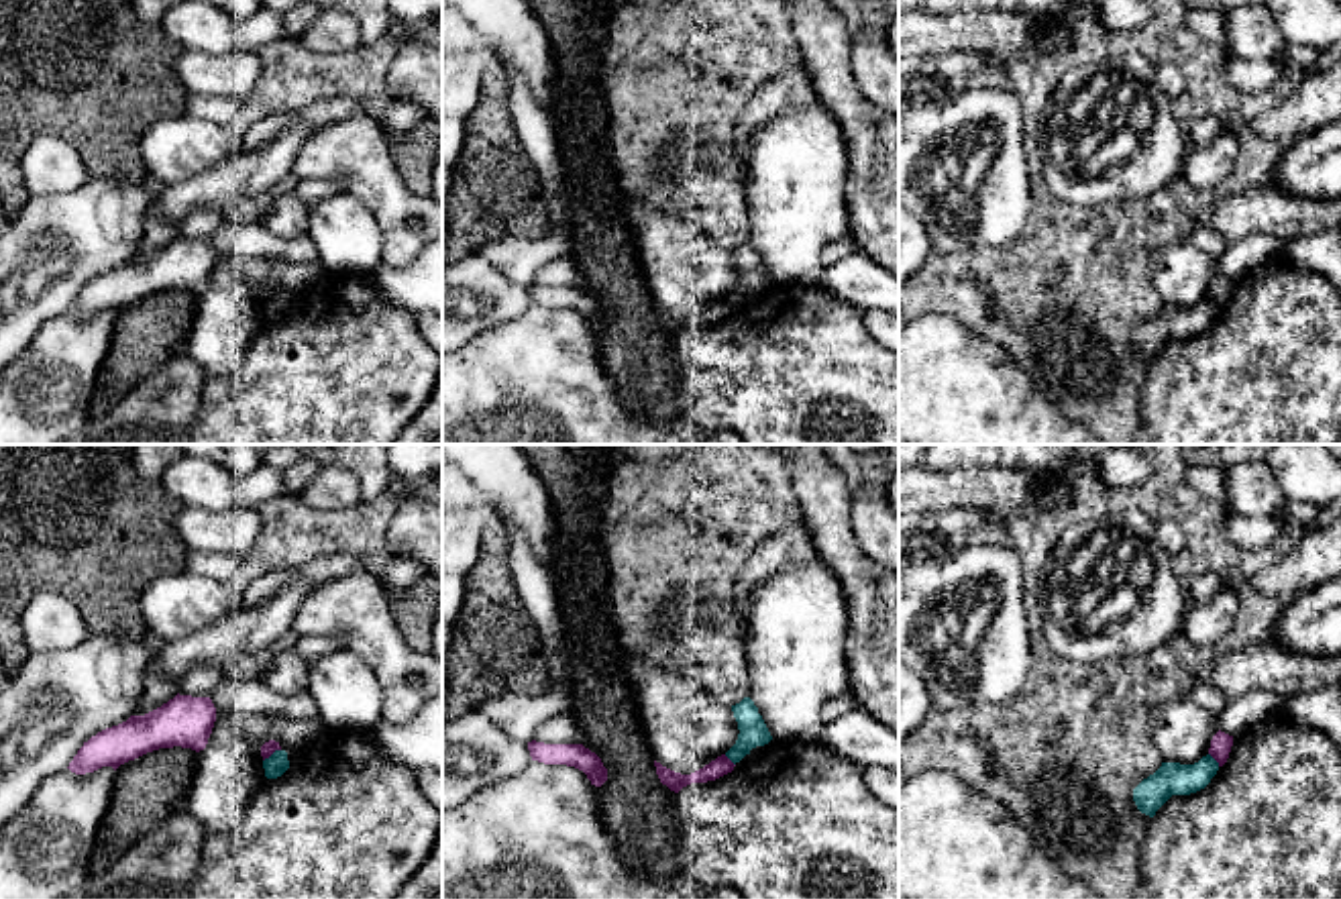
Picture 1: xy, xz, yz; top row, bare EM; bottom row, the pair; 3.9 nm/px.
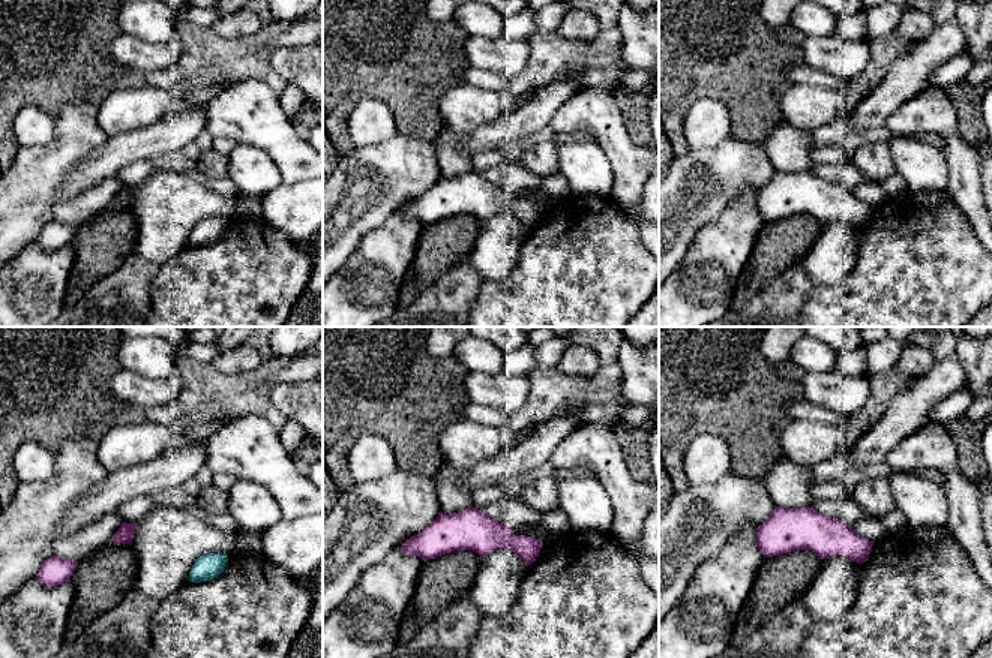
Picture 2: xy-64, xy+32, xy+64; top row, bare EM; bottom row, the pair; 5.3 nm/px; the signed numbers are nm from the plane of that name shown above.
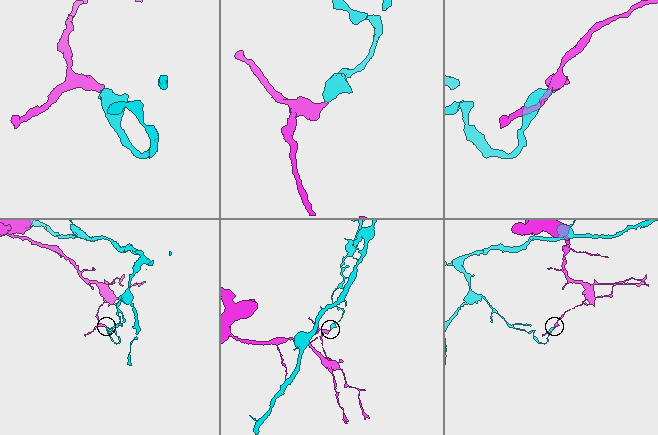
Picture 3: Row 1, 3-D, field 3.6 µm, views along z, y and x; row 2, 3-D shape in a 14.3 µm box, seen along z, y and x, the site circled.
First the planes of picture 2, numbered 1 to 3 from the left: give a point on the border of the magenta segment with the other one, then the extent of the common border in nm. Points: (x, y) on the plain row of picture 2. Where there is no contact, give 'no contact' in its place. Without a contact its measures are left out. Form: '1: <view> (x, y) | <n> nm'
1: no contact
2: no contact
3: no contact

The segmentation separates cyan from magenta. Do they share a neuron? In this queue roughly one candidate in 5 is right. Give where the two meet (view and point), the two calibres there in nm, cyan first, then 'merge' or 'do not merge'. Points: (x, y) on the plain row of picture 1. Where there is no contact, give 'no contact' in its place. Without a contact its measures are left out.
xy (274, 296) | 90/60 nm | do not merge

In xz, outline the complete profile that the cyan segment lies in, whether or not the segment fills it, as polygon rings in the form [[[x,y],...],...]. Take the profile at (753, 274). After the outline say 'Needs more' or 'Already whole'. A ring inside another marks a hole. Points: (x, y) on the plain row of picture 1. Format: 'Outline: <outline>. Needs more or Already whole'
Outline: [[[744,241],[740,247],[732,249],[732,255],[738,265],[740,277],[726,300],[736,308],[746,298],[750,298],[752,292],[768,287],[772,279],[750,241]]]. Already whole

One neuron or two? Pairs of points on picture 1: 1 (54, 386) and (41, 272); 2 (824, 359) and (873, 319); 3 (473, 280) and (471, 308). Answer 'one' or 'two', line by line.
1: two
2: two
3: one

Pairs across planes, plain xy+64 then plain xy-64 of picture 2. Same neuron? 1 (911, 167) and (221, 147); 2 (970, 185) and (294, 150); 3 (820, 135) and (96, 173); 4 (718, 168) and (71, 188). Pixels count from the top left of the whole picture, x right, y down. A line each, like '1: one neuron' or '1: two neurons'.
1: two neurons
2: one neuron
3: one neuron
4: two neurons

